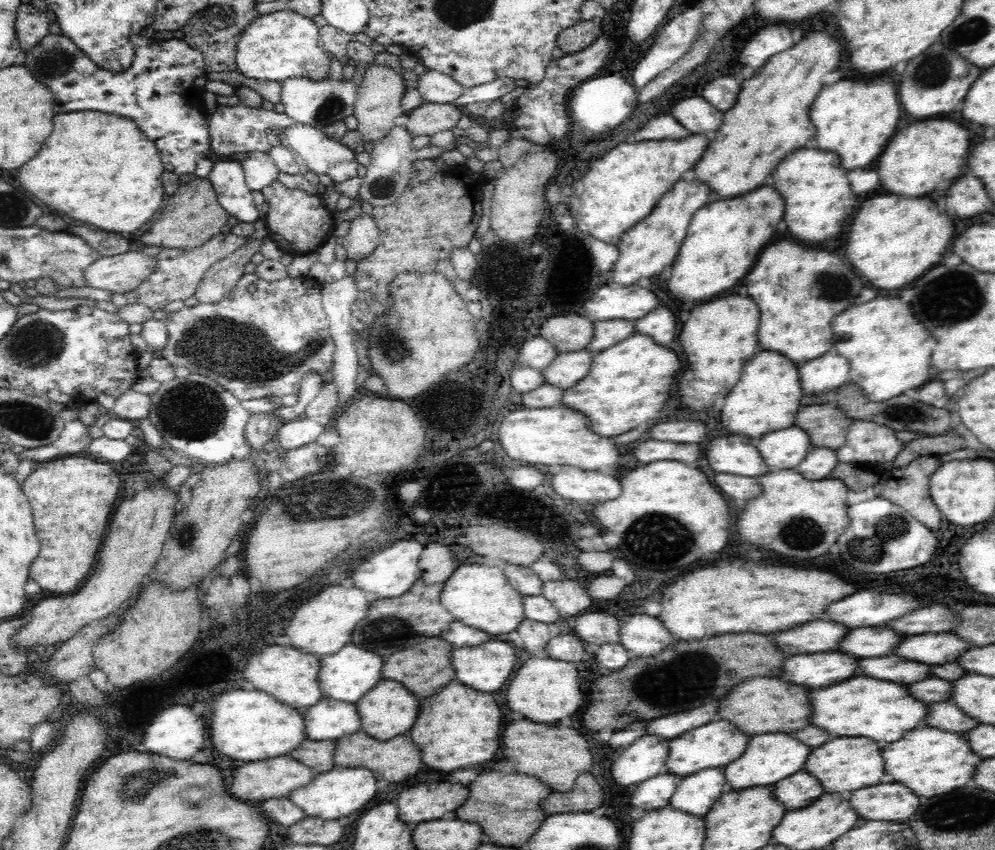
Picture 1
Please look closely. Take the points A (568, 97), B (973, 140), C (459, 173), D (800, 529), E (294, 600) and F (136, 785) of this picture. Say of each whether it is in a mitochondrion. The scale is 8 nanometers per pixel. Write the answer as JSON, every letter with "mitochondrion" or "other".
{"A":"other","B":"other","C":"other","D":"mitochondrion","E":"other","F":"mitochondrion"}

